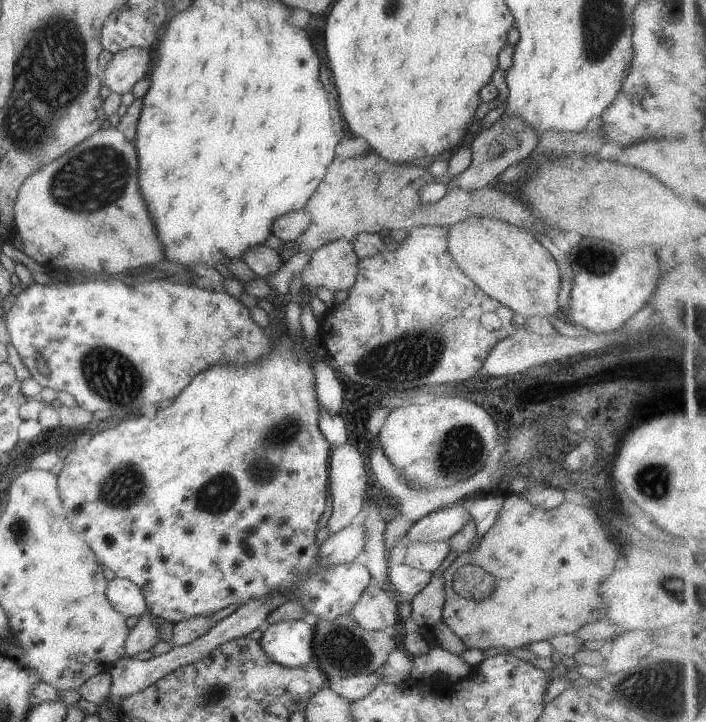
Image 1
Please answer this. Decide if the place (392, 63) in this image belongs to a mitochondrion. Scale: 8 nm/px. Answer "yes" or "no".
no

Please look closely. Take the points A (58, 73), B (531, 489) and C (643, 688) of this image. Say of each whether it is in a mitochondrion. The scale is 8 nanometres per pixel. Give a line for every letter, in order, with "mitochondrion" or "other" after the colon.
A: mitochondrion
B: other
C: mitochondrion

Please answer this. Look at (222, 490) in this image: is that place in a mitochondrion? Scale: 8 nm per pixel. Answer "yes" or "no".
yes

